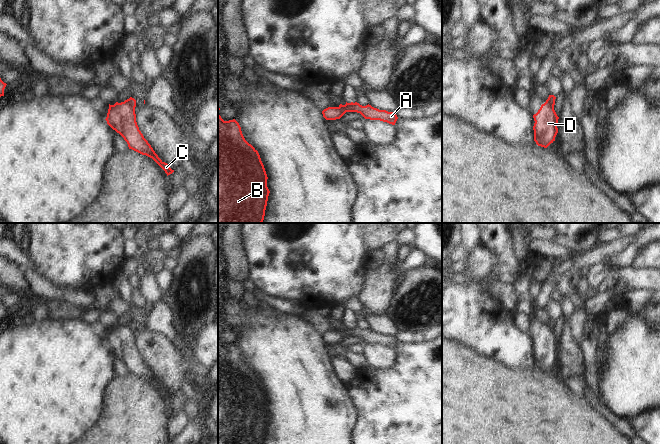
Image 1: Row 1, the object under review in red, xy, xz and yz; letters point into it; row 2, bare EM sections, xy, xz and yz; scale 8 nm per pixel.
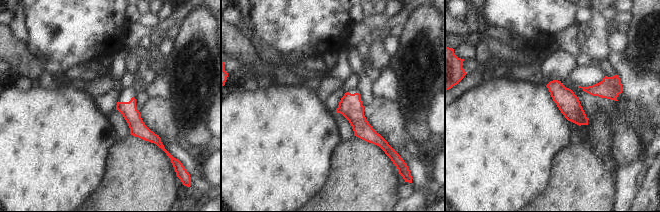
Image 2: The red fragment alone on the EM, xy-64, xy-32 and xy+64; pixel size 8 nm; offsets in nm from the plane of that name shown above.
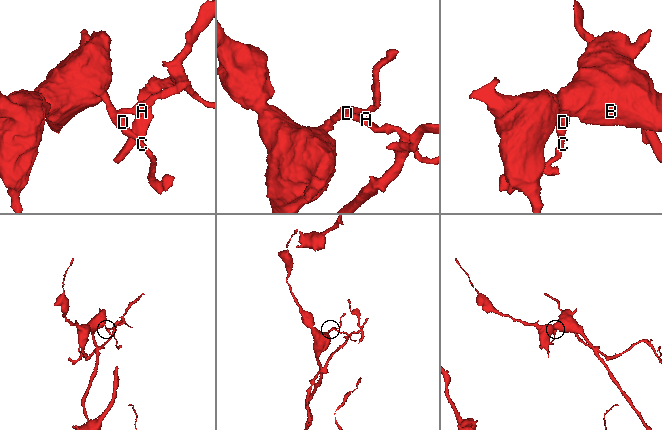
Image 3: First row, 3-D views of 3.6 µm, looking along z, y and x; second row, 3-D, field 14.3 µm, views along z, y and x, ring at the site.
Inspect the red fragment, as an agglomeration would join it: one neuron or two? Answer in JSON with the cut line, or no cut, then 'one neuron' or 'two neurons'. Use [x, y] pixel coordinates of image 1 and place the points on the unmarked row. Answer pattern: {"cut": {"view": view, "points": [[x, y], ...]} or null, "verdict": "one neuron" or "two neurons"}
{"cut": {"view": "xz", "points": [[353, 327], [346, 331], [346, 335]]}, "verdict": "two neurons"}

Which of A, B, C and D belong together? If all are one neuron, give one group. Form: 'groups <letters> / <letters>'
groups A / B C D

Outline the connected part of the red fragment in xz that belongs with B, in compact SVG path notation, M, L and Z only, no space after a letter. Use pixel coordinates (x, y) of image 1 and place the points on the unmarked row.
M218 337L218 444L264 444L269 413L267 398L258 375L249 368L239 347L224 345Z

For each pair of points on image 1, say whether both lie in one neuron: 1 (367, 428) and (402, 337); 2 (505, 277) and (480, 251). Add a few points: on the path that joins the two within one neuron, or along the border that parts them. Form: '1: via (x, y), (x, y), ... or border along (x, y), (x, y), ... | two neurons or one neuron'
1: border along (398, 341), (423, 342) | two neurons
2: border along (485, 246), (492, 250), (498, 259), (492, 278) | two neurons

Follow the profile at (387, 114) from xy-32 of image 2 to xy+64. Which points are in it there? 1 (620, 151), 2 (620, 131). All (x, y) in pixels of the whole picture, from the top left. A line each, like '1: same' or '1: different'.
1: same
2: same

